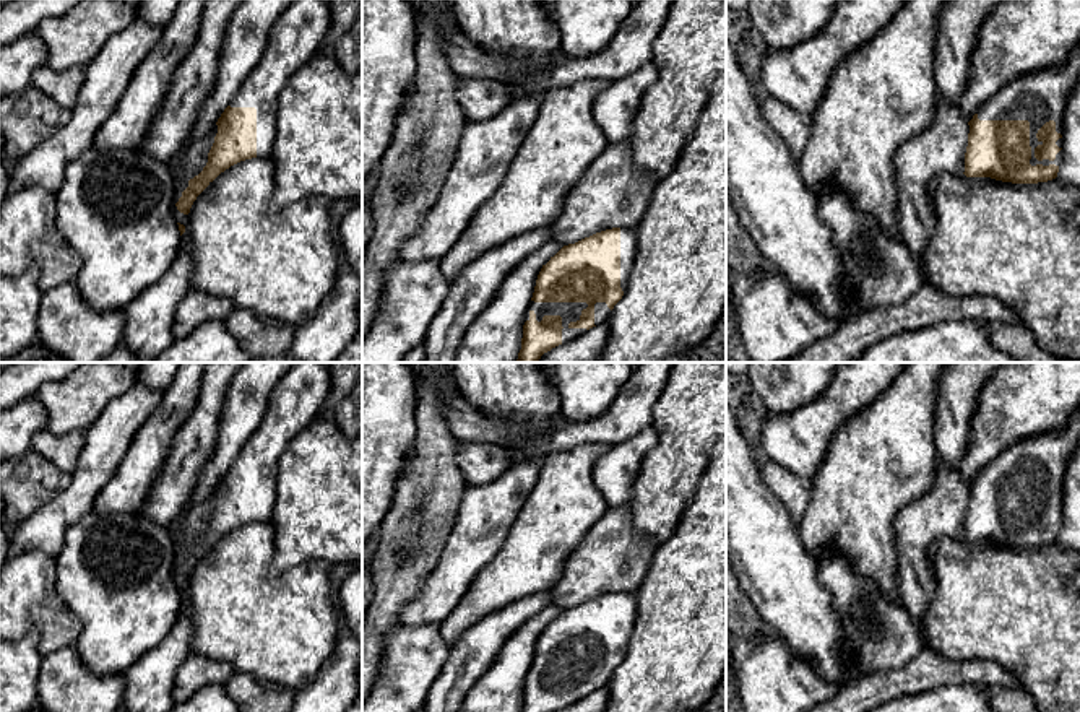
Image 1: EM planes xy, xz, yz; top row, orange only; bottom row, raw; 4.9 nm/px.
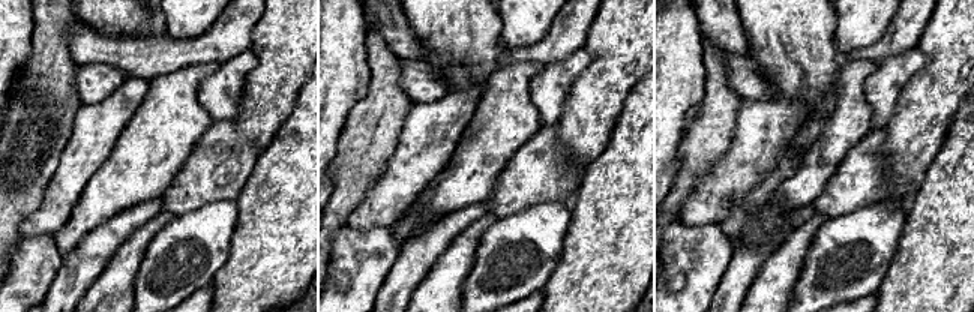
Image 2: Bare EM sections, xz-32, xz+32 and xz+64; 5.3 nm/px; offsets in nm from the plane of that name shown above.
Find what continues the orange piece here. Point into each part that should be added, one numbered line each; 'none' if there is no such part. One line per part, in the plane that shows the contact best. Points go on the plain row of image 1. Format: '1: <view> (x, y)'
1: yz (1041, 460)

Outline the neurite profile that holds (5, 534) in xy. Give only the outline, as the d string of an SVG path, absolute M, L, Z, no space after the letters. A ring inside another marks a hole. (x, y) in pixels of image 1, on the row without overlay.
M0 502L0 569L13 553L11 530L2 520L3 504Z

